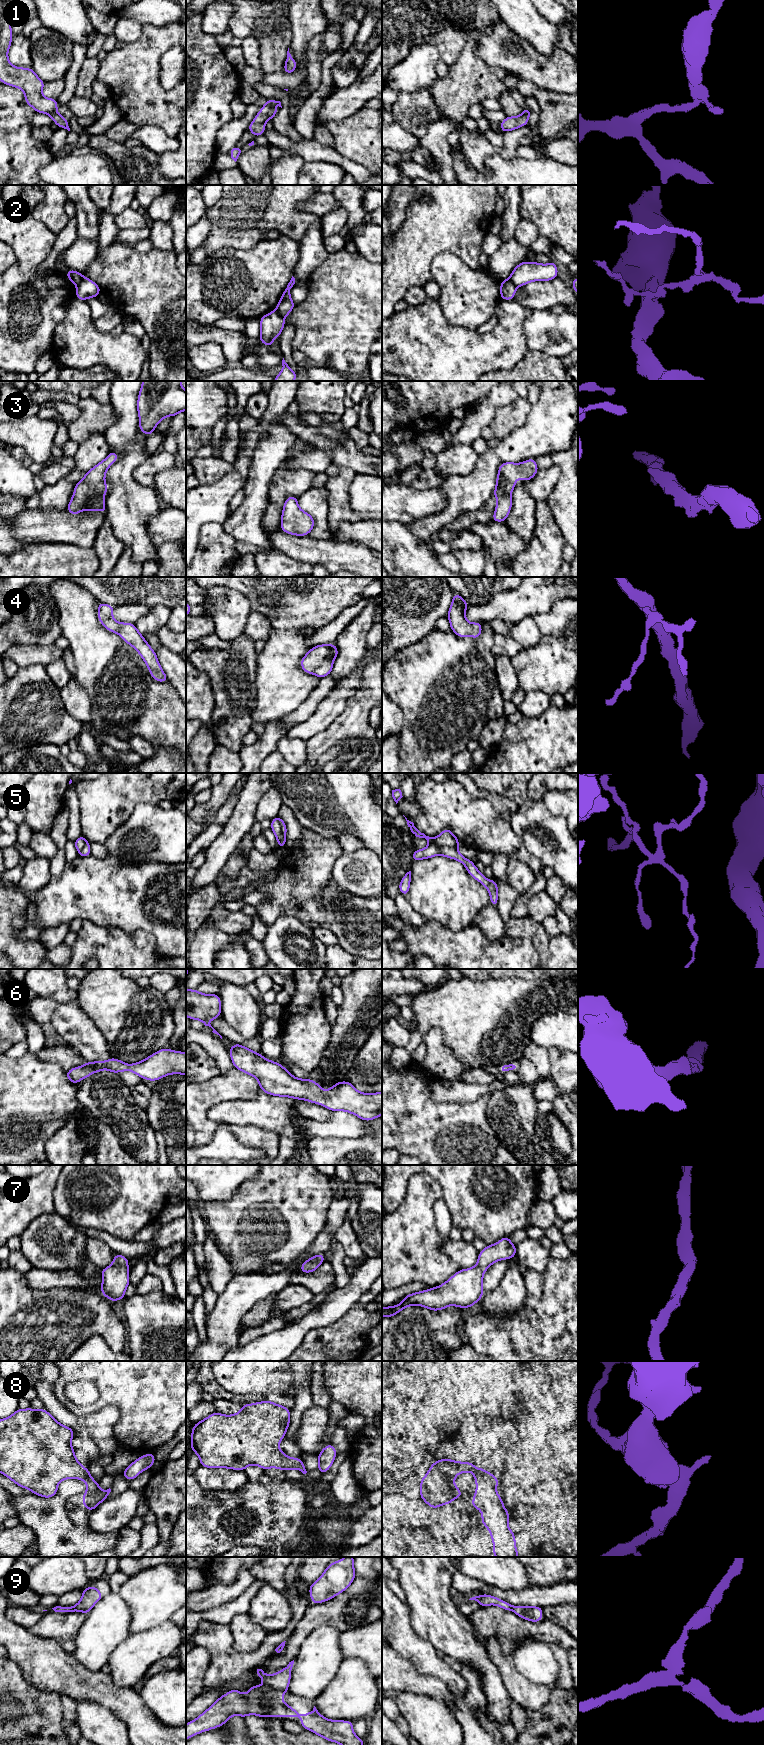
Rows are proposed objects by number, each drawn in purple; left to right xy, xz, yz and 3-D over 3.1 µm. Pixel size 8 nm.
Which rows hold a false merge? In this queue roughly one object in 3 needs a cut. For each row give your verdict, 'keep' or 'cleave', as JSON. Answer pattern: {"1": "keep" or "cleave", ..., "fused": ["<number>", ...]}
{"1": "keep", "2": "cleave", "3": "keep", "4": "keep", "5": "cleave", "6": "keep", "7": "keep", "8": "keep", "9": "cleave", "fused": ["2", "5", "9"]}

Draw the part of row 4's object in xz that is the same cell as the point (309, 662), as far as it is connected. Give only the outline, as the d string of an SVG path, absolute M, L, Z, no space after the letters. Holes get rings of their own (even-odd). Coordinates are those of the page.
M336 644L313 646L301 659L301 669L305 673L314 674L319 679L330 675L333 663L338 656Z

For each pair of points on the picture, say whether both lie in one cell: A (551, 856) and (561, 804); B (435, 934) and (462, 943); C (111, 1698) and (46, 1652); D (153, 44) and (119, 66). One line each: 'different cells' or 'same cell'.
A: different cells
B: same cell
C: same cell
D: same cell

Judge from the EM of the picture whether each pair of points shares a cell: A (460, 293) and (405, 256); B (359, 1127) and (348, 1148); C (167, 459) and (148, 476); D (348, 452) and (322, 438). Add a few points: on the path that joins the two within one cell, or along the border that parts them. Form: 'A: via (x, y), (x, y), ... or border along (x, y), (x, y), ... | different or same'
A: border along (441, 252), (432, 262), (432, 278) | different
B: border along (371, 1132), (358, 1137), (330, 1137) | different
C: via (162, 461), (151, 471) | same
D: via (342, 447), (336, 441), (328, 438) | same

